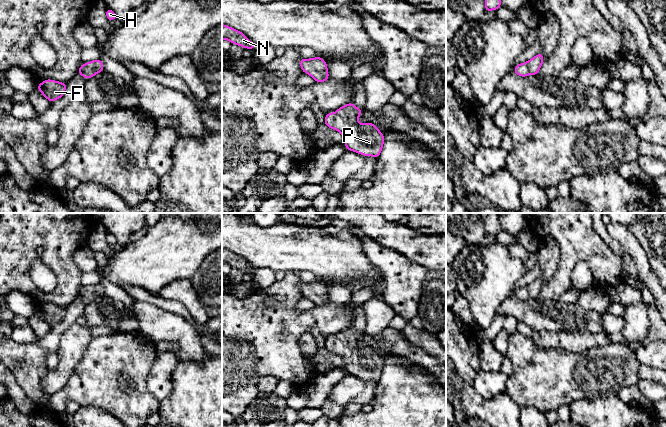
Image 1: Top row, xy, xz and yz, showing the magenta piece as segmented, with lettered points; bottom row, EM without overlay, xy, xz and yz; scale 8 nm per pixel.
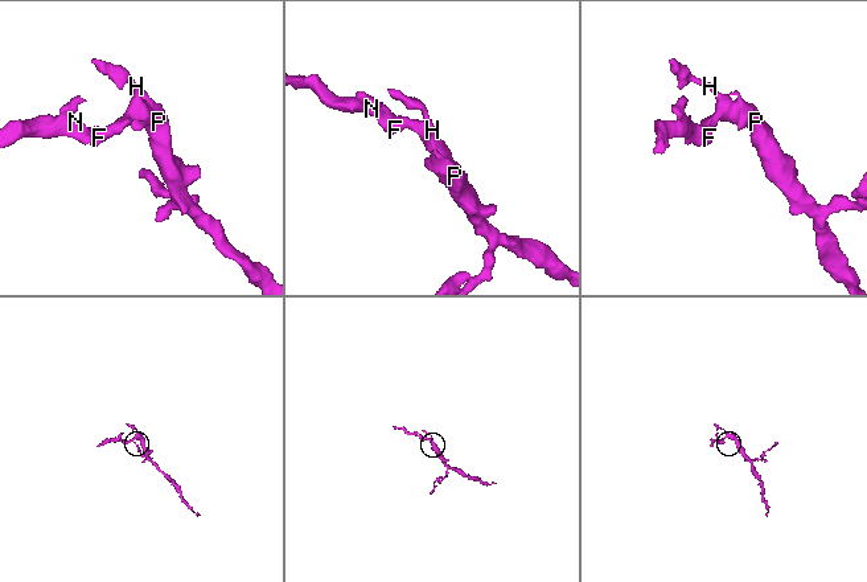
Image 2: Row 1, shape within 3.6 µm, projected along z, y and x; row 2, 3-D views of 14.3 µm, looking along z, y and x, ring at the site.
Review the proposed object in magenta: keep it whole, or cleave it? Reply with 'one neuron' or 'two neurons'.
one neuron

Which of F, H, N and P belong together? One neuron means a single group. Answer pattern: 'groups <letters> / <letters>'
groups F H N P

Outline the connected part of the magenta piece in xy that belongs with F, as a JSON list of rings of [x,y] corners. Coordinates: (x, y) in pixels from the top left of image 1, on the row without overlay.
[[[46,303],[43,307],[37,308],[37,313],[50,326],[61,322],[65,317],[67,307],[57,306],[51,303]]]

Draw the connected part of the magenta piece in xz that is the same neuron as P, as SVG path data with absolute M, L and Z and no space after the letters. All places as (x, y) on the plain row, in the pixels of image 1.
M350 326L338 332L335 337L327 337L324 348L343 359L347 374L378 382L385 361L373 347L358 347L362 335Z

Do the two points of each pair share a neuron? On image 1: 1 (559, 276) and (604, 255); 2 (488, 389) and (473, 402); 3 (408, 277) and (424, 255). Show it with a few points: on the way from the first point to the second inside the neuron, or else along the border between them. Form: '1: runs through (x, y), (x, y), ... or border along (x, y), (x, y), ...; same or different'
1: runs through (568, 264), (577, 255), (592, 255); same
2: border along (475, 375), (474, 388), (482, 397), (504, 393); different
3: border along (397, 252), (406, 255), (428, 269); different

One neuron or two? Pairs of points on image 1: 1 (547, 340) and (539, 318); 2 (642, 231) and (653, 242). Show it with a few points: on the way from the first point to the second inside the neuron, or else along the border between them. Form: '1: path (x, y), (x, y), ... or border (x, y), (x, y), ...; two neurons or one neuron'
1: border (566, 330), (533, 331); two neurons
2: path (645, 234), (650, 239); one neuron

